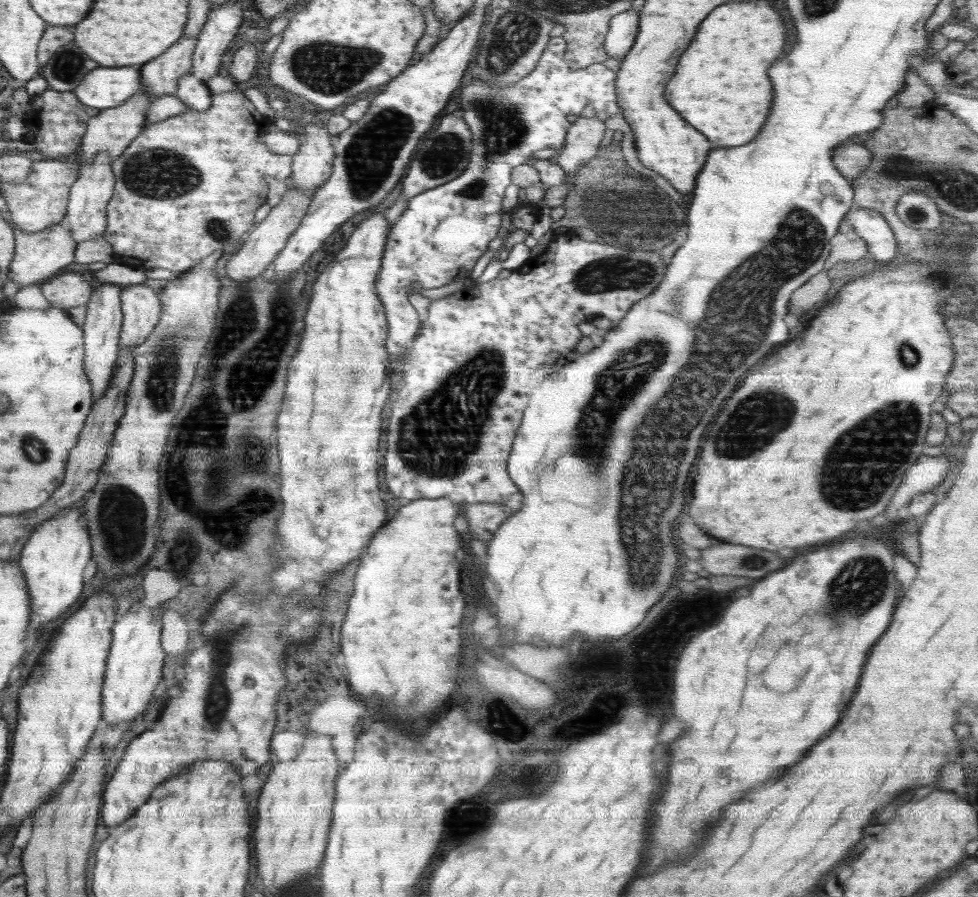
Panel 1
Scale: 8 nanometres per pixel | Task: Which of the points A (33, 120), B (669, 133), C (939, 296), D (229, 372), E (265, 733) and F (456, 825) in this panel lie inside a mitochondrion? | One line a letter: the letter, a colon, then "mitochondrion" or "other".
A: other
B: other
C: other
D: mitochondrion
E: other
F: other

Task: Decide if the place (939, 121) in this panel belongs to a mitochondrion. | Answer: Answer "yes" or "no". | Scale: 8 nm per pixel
no

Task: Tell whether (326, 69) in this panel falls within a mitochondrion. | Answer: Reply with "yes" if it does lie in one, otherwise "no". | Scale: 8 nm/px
yes

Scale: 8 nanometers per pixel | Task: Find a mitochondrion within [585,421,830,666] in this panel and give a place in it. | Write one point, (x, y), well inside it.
(756, 561)

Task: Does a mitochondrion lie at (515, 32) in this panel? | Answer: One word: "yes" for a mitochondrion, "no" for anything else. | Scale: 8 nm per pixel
yes

